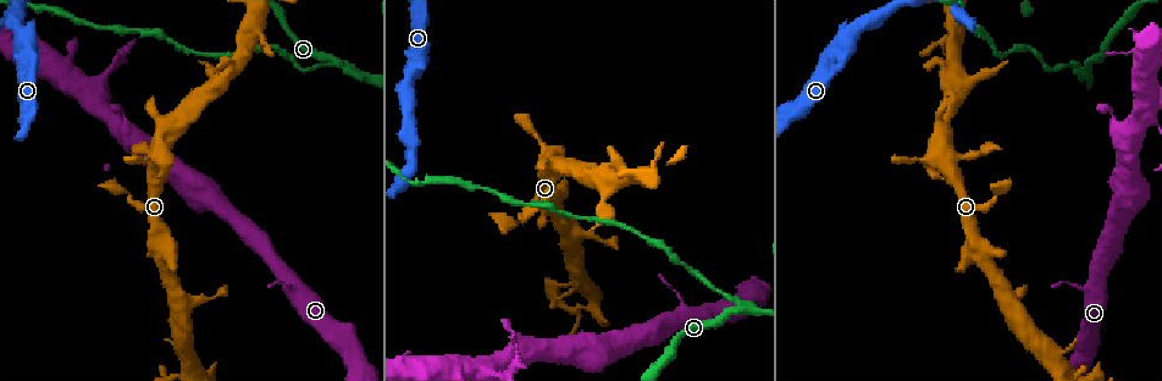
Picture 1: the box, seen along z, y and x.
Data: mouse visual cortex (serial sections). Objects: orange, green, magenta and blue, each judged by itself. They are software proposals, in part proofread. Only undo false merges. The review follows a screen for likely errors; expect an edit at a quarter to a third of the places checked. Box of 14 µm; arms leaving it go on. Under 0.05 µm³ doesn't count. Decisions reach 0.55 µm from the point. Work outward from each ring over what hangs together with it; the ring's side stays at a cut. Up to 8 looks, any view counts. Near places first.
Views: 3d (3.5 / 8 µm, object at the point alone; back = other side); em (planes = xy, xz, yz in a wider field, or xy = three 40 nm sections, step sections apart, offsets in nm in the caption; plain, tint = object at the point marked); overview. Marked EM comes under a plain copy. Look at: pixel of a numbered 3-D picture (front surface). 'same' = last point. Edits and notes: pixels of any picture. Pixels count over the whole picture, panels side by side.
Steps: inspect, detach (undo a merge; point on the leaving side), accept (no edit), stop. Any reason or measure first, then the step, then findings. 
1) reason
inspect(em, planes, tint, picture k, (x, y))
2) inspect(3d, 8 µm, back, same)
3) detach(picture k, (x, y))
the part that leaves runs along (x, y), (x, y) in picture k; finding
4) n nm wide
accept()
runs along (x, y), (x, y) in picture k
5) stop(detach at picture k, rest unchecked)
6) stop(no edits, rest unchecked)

three arms meet
inspect(3d, 8 µm, picture 1, (345, 65))

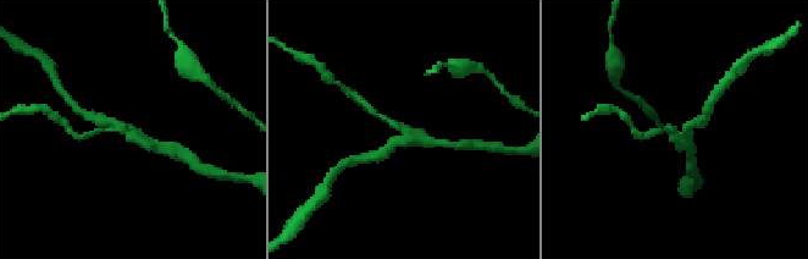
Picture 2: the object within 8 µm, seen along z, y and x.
inspect(3d, 3.5 µm, picture 2, (685, 135))

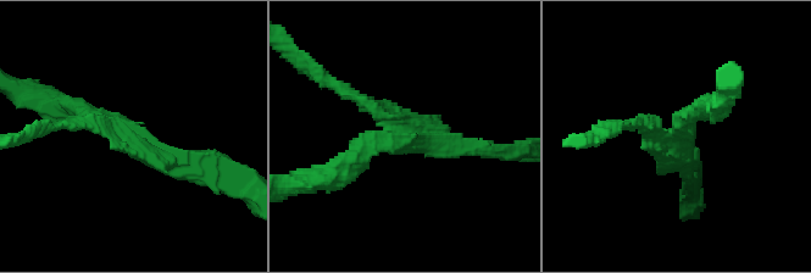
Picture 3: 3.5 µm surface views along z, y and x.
3 arms; arms of 150, 300, 300 nm
detach(picture 3, (342, 88))
the part that leaves runs along (377, 110), (303, 63) in picture 3; two cells meet here

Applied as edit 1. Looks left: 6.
inspect(overview)

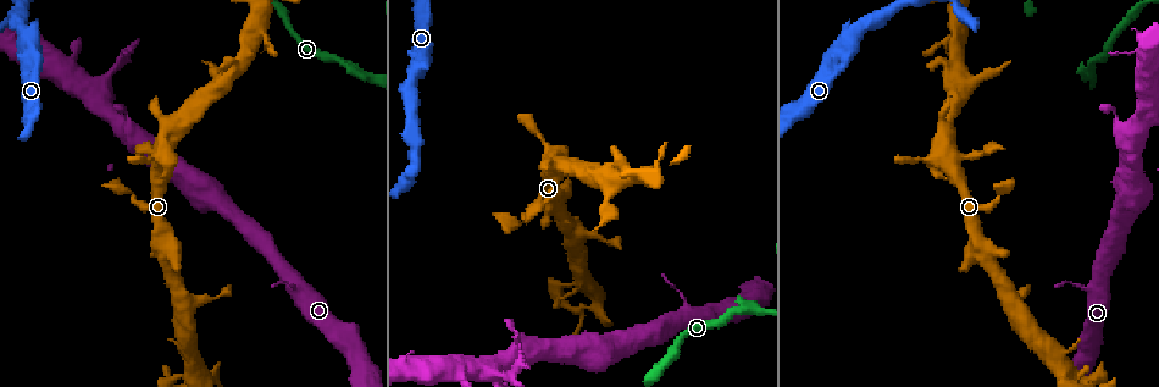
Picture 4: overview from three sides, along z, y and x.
thin neck
inspect(3d, 3.5 µm, picture 4, (524, 222))

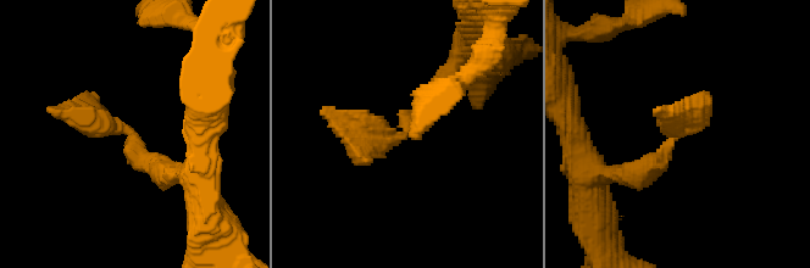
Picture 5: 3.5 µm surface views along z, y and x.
shape alone is not enough
inspect(em, planes, tint, picture 5, (678, 134))

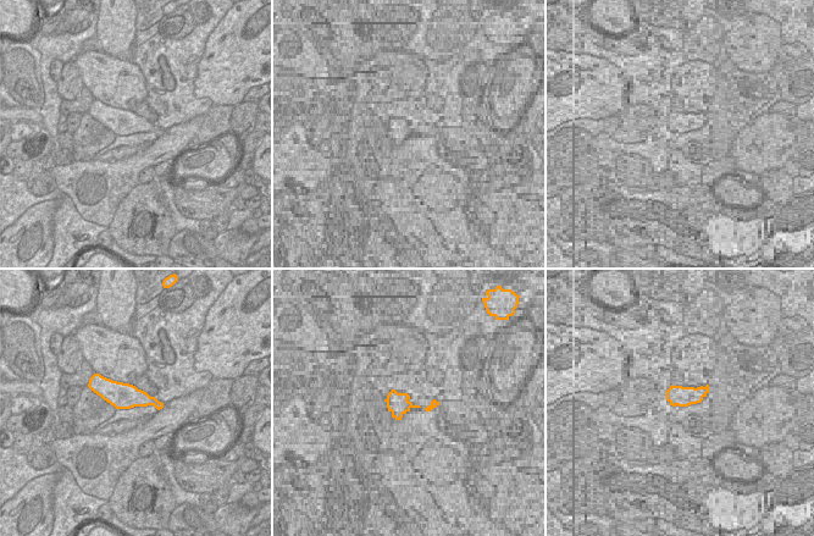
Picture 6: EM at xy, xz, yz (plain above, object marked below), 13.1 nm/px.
accept()
runs along (167, 176), (126, 130), (59, 111) in picture 5; all the same cell

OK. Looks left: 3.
calibre changes
inspect(em, planes, tint, picture 4, (840, 46))

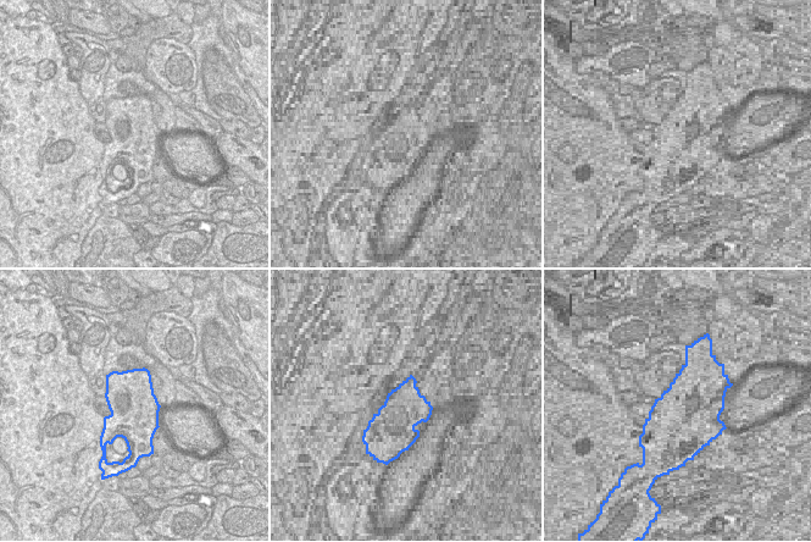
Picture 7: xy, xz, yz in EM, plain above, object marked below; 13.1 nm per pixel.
see where the arms go
inspect(3d, 3.5 µm, back, same)

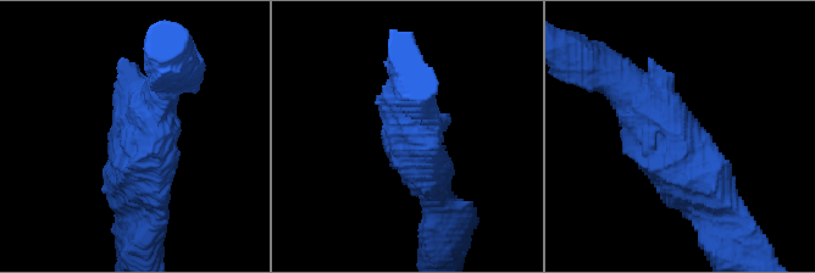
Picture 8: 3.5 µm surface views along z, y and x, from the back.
accept()
runs along (726, 206), (639, 93), (620, 85) in picture 8; one cell here

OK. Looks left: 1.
stop(detach at picture 3, rest unchecked)

